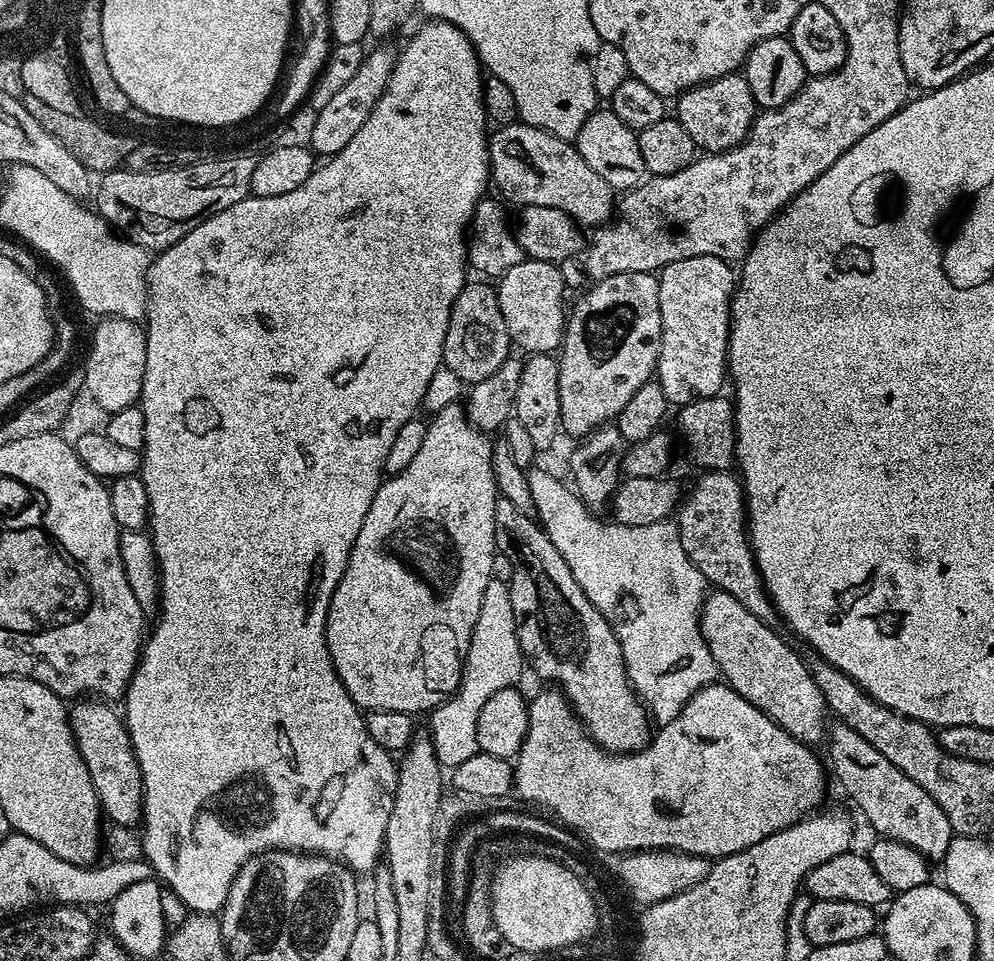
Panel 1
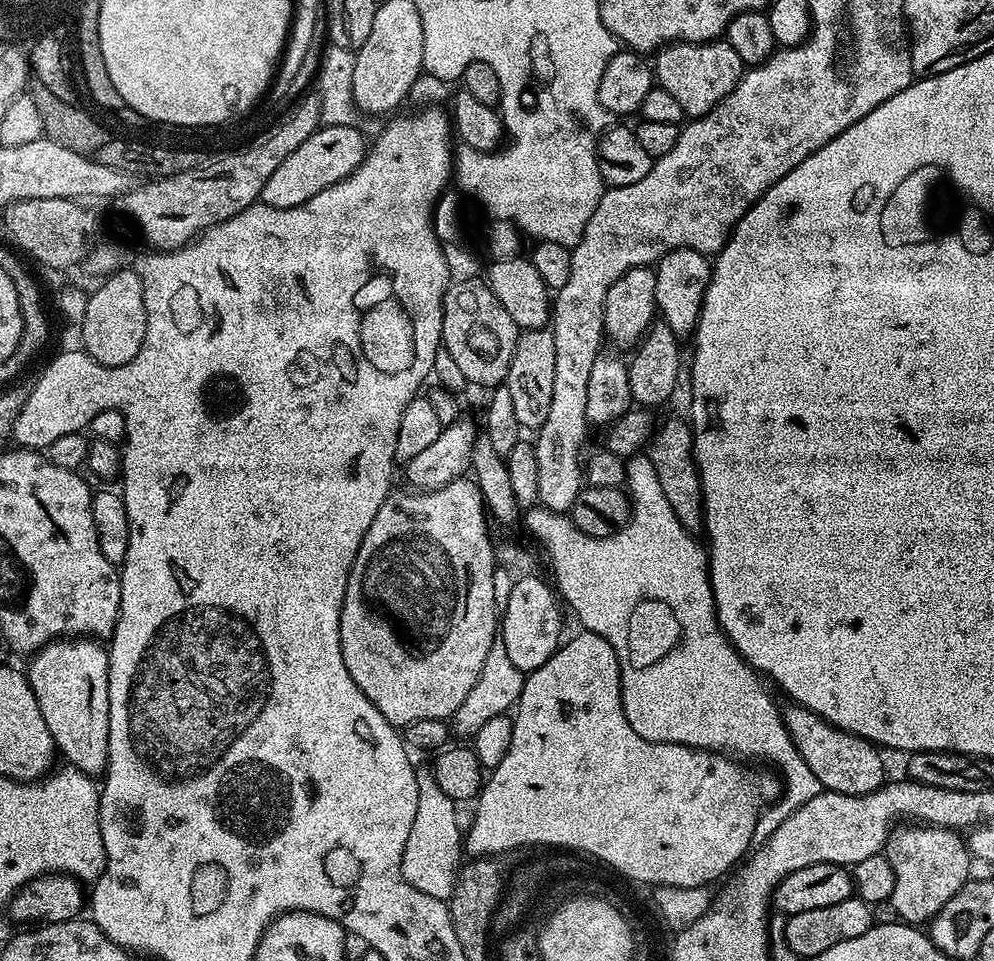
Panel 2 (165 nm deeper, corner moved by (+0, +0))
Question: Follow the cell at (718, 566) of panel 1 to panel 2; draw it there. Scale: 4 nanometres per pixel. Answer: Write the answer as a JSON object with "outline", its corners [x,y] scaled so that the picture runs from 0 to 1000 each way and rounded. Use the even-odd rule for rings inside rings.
{"outline":[[[676,433],[659,442],[656,457],[650,463],[650,473],[658,481],[658,493],[662,493],[662,502],[670,514],[670,522],[674,522],[674,531],[682,535],[682,543],[693,554],[705,553],[708,543],[708,519],[704,513],[704,490],[700,488],[700,478],[696,471],[696,447],[682,434]]]}

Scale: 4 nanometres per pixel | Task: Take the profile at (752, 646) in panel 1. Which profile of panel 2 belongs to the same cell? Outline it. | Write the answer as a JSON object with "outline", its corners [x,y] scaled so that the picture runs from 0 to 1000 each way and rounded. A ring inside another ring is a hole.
{"outline":[[[797,733],[788,738],[789,754],[803,780],[807,785],[807,793],[815,797],[819,810],[823,810],[826,821],[843,826],[866,828],[882,824],[889,819],[889,791],[886,779],[874,770],[867,770],[858,762],[848,762],[847,759],[833,753],[826,745],[805,733]]]}

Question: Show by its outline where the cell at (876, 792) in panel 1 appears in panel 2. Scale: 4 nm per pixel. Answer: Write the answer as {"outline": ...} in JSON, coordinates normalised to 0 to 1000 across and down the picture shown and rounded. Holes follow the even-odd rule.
{"outline":[[[901,860],[889,878],[887,890],[895,897],[895,905],[899,905],[899,930],[895,945],[902,949],[904,956],[919,964],[933,963],[968,926],[968,922],[979,911],[980,896],[973,886],[972,874],[965,865],[956,862],[940,862],[937,860]]]}

